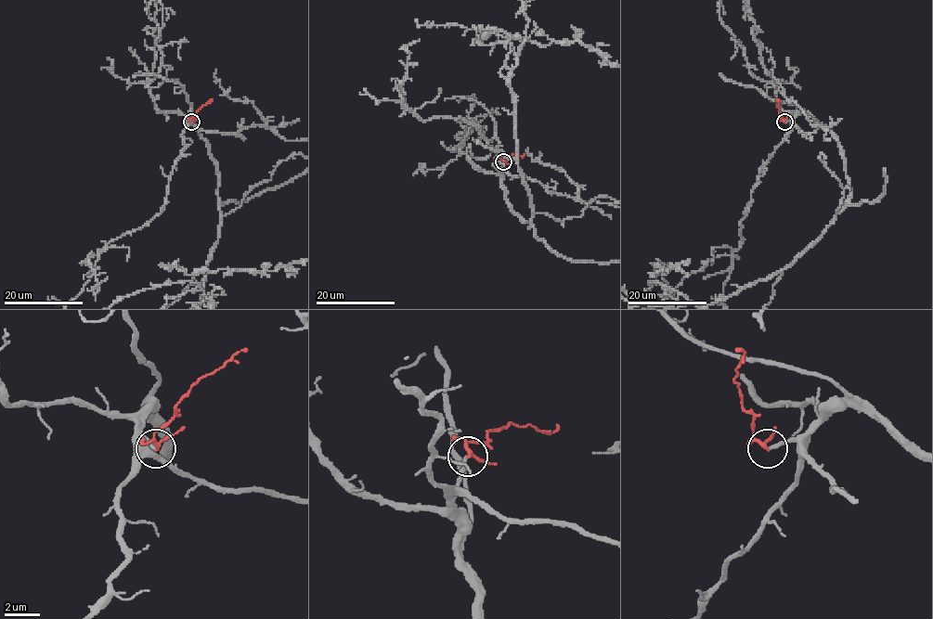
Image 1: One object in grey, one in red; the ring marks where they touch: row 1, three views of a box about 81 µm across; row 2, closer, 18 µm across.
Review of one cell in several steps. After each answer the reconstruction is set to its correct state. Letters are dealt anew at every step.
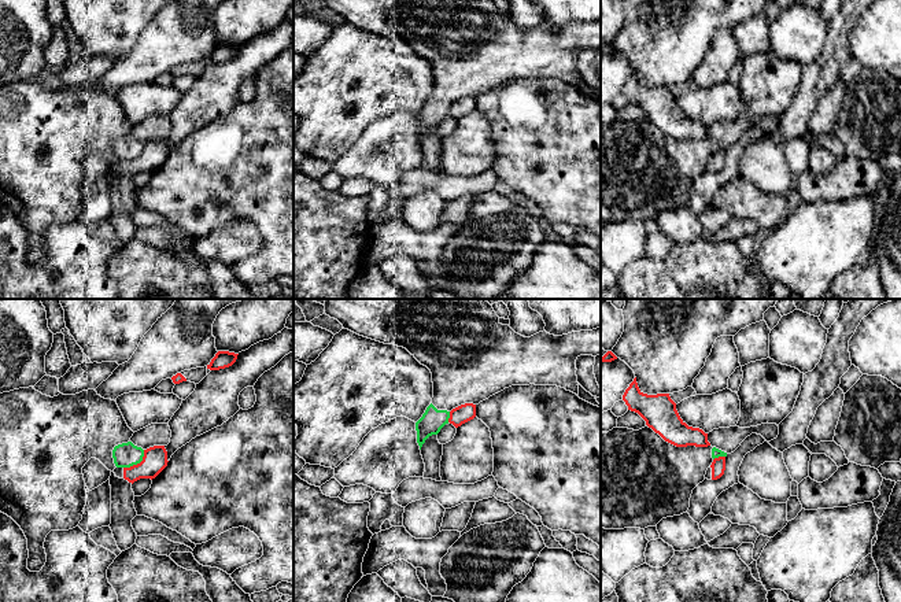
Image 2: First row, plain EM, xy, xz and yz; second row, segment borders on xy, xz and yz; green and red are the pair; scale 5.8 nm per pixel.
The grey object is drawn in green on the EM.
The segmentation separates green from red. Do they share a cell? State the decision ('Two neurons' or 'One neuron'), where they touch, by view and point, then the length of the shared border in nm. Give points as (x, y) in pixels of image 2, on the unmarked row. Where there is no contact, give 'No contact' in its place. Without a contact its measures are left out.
Two neurons. Touches green at xy (137, 155). Shared border 170 nm

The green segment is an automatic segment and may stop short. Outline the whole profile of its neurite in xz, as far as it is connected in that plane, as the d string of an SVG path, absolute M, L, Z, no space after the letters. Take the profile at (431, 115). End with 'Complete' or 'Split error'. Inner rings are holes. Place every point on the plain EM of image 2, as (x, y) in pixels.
M325 0L325 7L337 12L344 22L359 29L406 41L432 66L433 91L416 115L420 143L425 133L448 117L450 104L461 97L480 95L512 78L557 78L579 88L576 52L580 48L601 48L601 21L554 29L546 23L531 30L502 18L492 0Z. Split error

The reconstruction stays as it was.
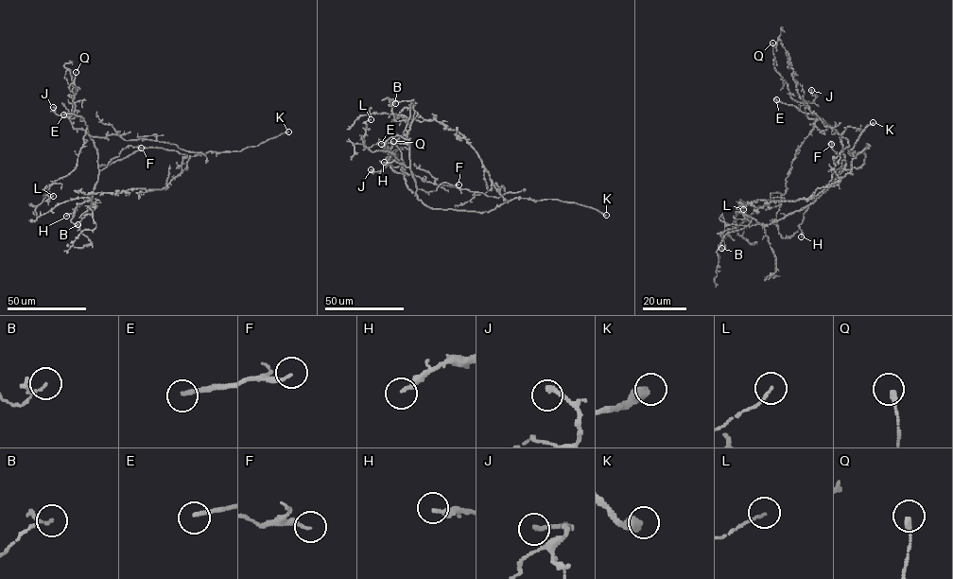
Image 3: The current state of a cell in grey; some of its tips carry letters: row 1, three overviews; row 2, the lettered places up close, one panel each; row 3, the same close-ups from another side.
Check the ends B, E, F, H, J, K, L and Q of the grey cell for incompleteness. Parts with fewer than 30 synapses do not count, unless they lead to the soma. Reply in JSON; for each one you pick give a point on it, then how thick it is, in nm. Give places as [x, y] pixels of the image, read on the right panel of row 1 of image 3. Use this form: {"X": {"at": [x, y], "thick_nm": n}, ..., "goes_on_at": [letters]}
{"E": {"at": [776, 99], "thick_nm": 200}, "H": {"at": [801, 236], "thick_nm": 220}, "K": {"at": [873, 122], "thick_nm": 500}, "goes_on_at": ["E", "H", "K"]}

